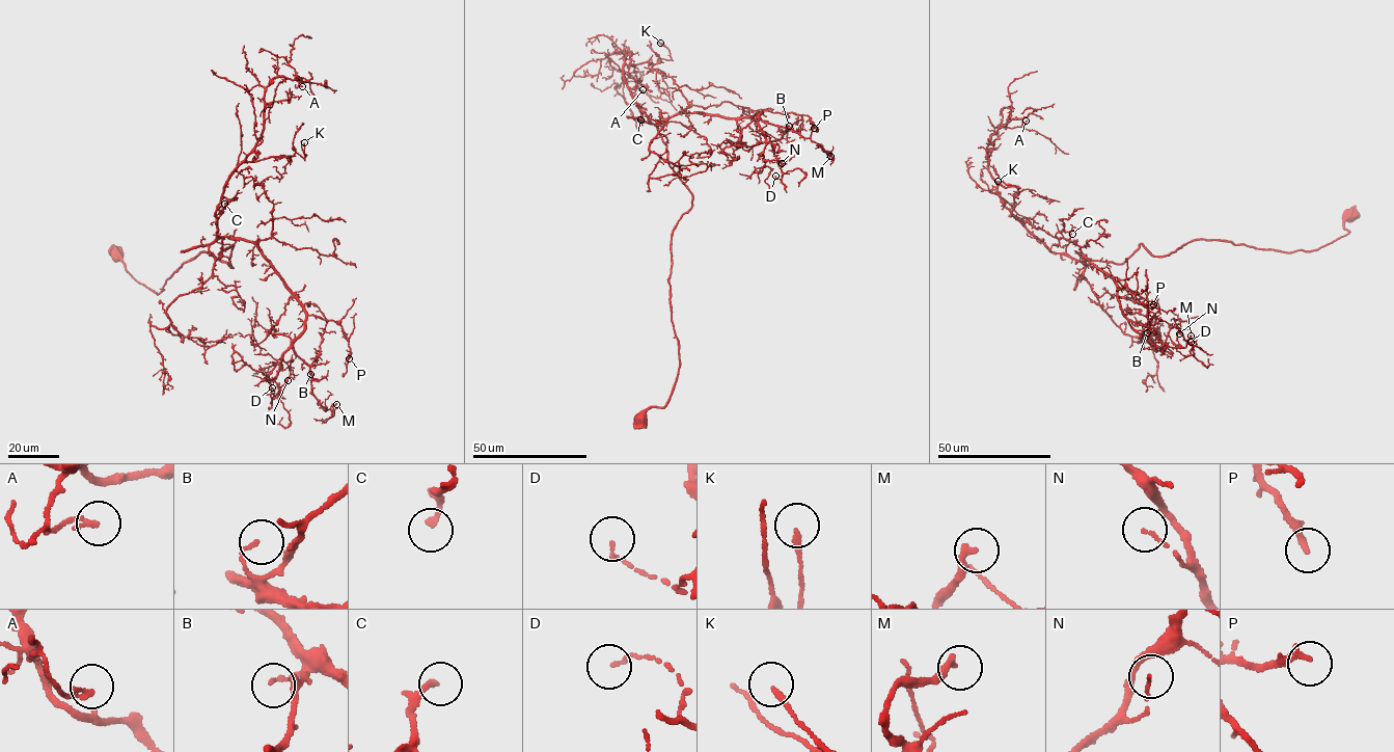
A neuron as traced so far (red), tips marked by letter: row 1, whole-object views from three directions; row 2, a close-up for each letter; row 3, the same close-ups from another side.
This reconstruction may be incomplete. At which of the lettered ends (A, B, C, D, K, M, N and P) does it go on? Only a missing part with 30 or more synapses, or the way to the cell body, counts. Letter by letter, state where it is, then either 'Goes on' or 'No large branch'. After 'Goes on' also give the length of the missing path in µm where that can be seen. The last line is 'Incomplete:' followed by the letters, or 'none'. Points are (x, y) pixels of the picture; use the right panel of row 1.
A: Place: (1026, 121). No large branch
B: Place: (1147, 332). No large branch
C: Place: (1072, 234). Goes on. Missing length about 45 µm
D: Place: (1191, 342). No large branch
K: Place: (998, 181). No large branch
M: Place: (1191, 336). No large branch
N: Place: (1179, 333). No large branch
P: Place: (1153, 304). No large branch
Incomplete: C

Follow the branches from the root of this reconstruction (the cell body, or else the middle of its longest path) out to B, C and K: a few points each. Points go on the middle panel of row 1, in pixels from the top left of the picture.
B: (639, 421), (664, 405), (676, 377), (671, 239), (692, 199), (657, 125), (685, 112), (759, 111), (789, 126)
C: (639, 421), (651, 407), (664, 405), (676, 377), (671, 239), (692, 199), (640, 109), (640, 119)
K: (639, 421), (664, 405), (676, 377), (671, 239), (692, 199), (622, 75), (625, 65), (671, 59), (660, 43)

